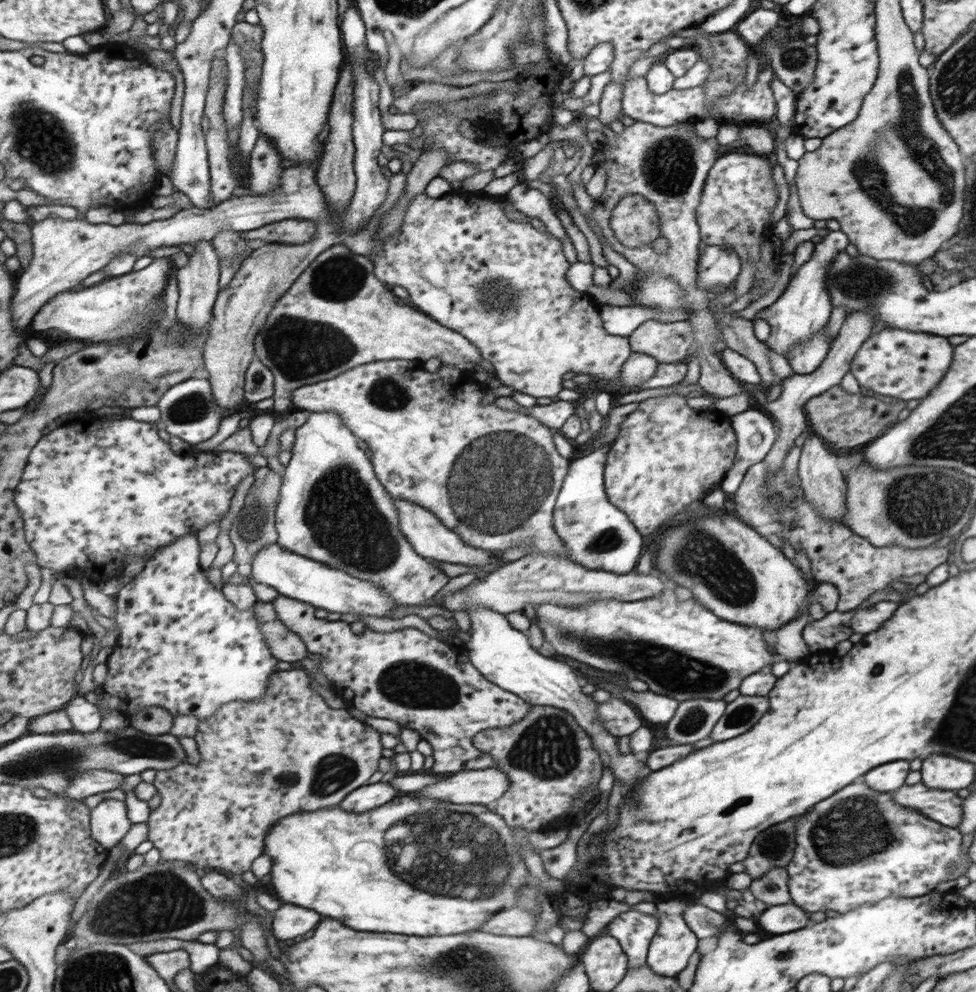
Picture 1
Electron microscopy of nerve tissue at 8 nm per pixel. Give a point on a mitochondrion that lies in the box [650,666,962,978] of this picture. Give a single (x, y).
(835, 846)

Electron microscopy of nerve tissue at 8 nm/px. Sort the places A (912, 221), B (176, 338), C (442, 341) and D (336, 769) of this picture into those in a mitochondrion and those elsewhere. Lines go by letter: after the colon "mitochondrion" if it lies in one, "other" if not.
A: mitochondrion
B: mitochondrion
C: other
D: mitochondrion

